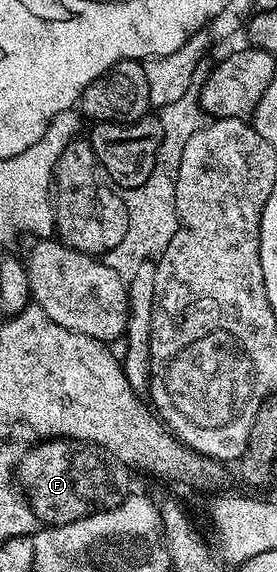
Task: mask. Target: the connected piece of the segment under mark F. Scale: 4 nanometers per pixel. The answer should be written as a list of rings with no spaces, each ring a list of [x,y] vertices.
[[[49,438],[38,448],[33,448],[26,454],[22,464],[19,464],[19,484],[27,493],[29,505],[33,507],[33,513],[37,515],[42,525],[70,524],[79,518],[87,518],[96,512],[106,512],[124,502],[130,495],[129,476],[130,469],[120,464],[109,453],[101,451],[96,444],[86,444],[83,440],[62,440]]]

